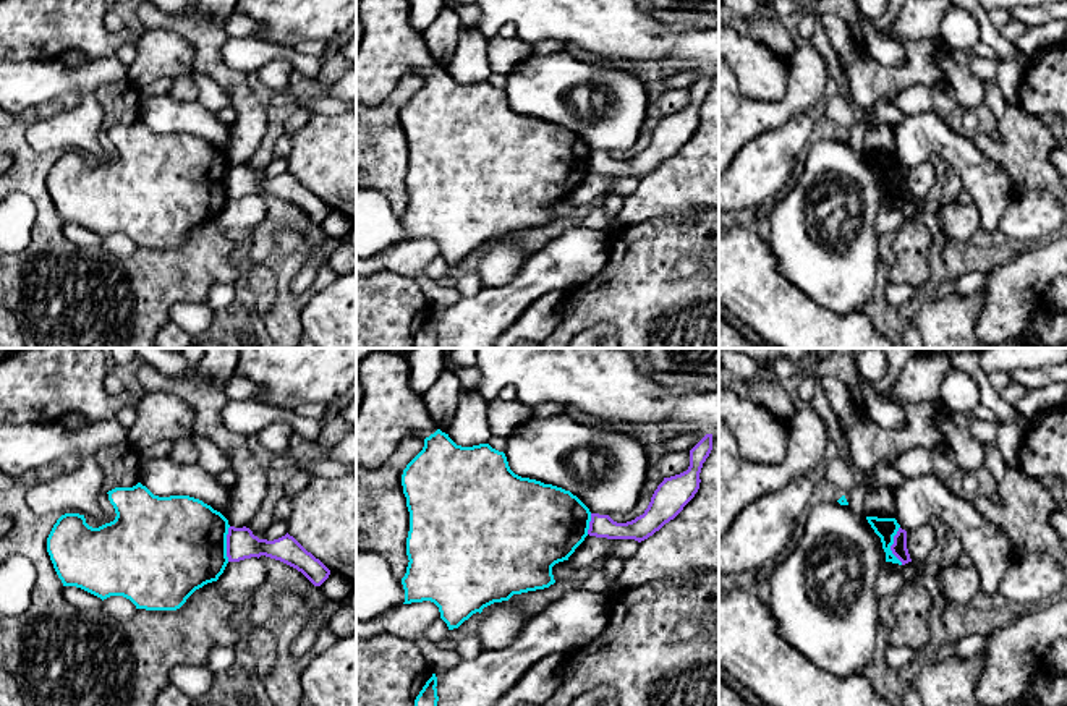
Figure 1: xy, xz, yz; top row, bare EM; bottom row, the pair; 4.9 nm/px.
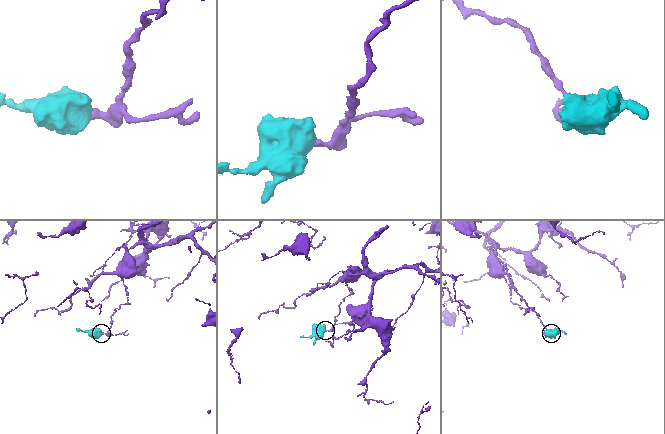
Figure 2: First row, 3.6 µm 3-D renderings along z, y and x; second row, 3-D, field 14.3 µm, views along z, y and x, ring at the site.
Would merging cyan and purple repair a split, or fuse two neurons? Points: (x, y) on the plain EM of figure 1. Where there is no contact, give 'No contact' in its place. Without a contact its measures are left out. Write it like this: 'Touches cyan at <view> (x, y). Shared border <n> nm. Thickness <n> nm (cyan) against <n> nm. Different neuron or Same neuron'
Touches cyan at yz (891, 182). Shared border 190 nm. Thickness 110 nm (cyan) against 80 nm. Different neuron

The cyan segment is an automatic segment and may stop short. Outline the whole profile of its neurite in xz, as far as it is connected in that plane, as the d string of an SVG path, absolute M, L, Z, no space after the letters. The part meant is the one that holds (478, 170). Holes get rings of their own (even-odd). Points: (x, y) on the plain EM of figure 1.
M361 0L356 21L364 28L364 37L356 49L356 105L379 105L405 74L421 74L424 78L423 87L406 102L402 112L410 149L406 175L410 199L402 215L403 241L434 240L439 245L440 256L448 267L453 267L494 240L508 238L513 232L554 222L552 204L568 198L588 173L589 146L570 128L515 112L505 91L489 81L457 83L448 71L436 63L423 34L411 28L408 0Z

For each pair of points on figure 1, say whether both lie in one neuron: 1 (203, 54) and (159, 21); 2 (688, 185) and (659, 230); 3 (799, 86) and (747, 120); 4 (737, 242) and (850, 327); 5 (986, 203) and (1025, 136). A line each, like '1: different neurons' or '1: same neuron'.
1: same neuron
2: different neurons
3: same neuron
4: same neuron
5: different neurons

